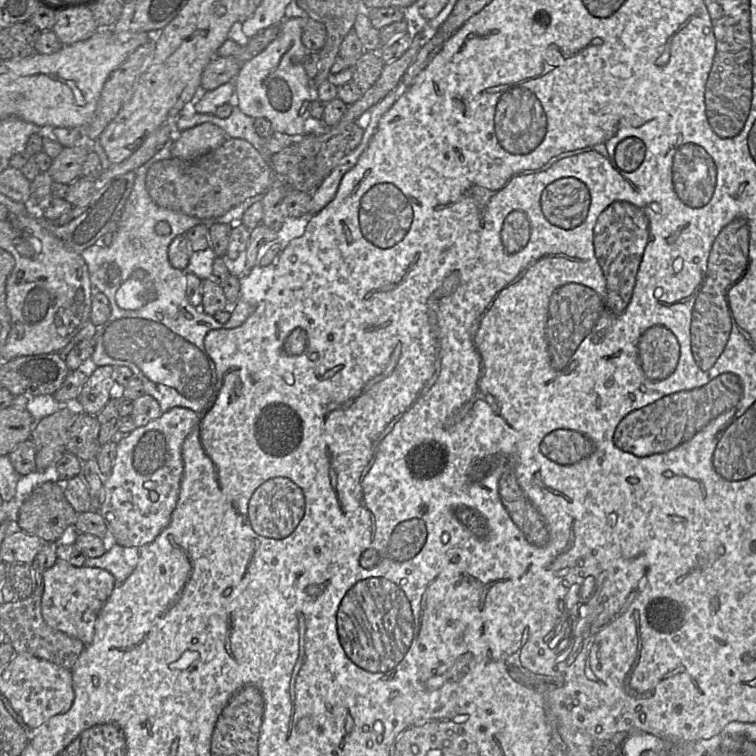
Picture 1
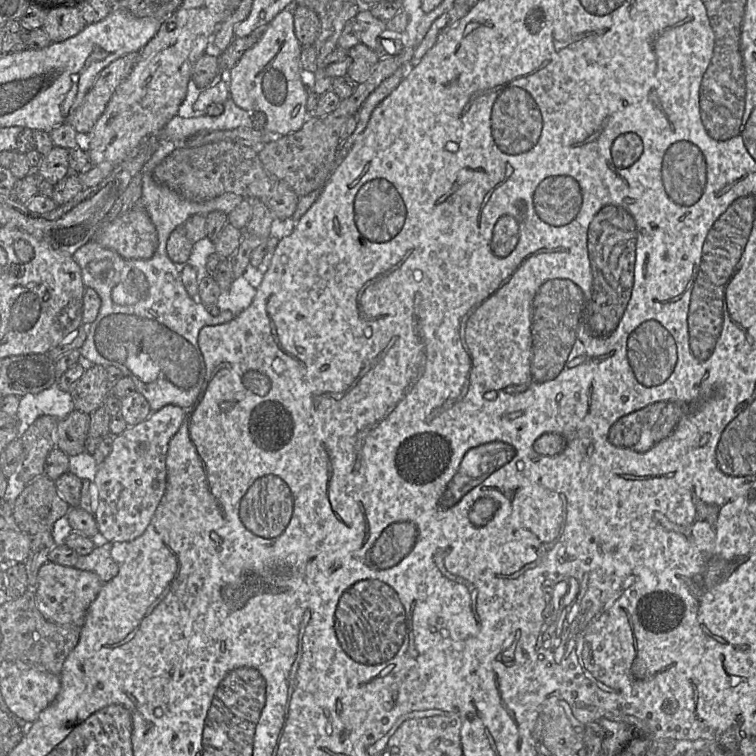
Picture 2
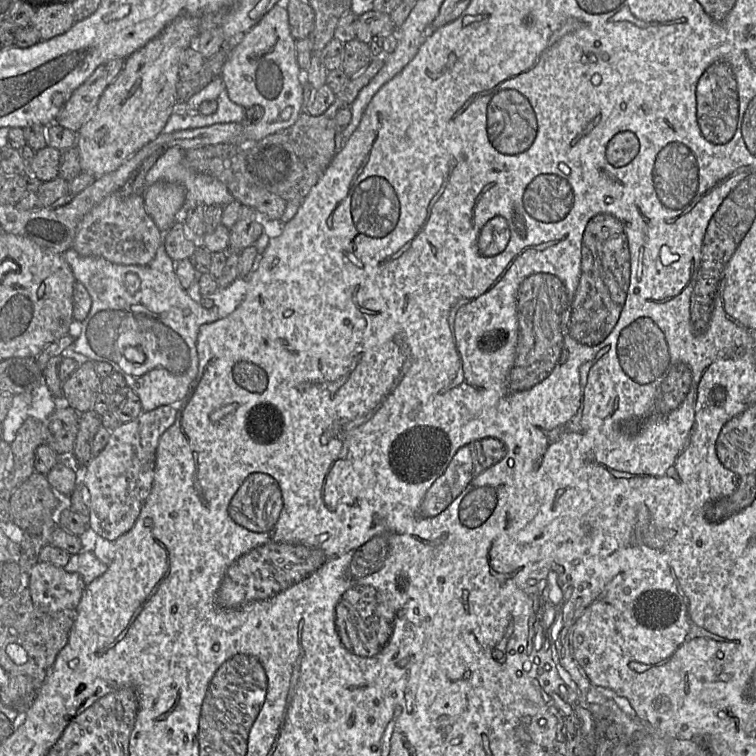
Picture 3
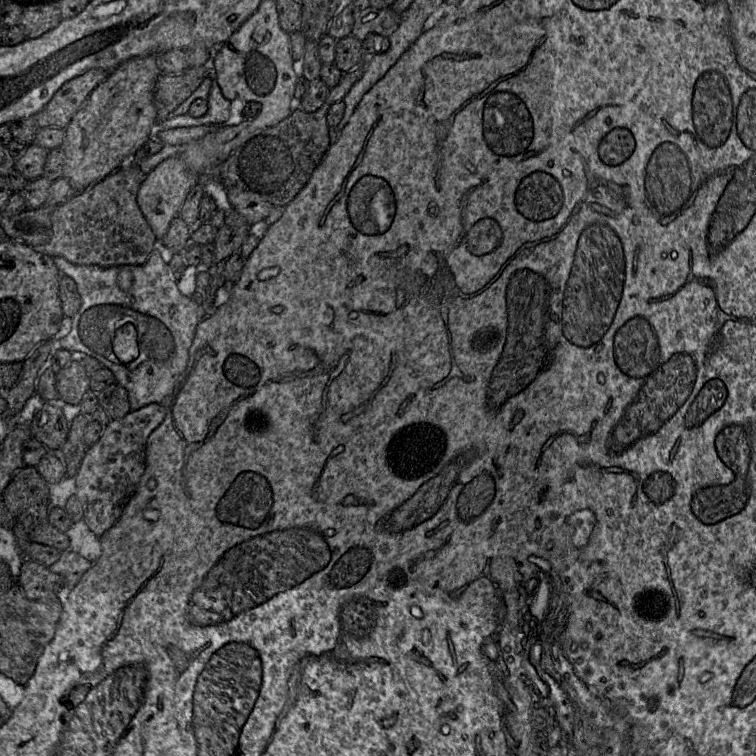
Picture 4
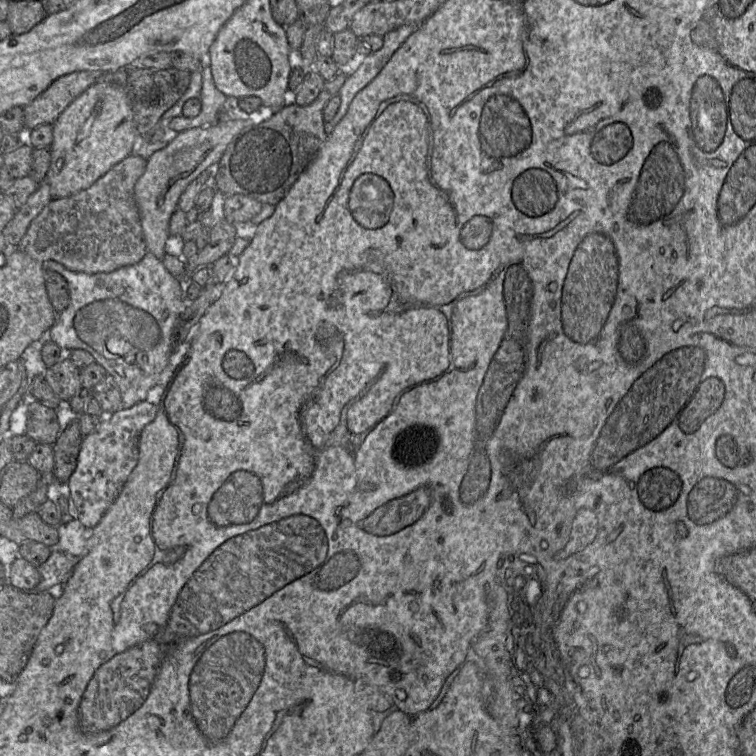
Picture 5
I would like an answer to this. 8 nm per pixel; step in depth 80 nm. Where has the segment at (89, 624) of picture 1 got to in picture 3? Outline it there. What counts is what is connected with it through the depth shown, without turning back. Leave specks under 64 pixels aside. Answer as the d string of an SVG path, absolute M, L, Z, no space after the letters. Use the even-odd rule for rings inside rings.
M39 561L30 572L27 587L39 610L58 612L75 611L86 584L78 573Z

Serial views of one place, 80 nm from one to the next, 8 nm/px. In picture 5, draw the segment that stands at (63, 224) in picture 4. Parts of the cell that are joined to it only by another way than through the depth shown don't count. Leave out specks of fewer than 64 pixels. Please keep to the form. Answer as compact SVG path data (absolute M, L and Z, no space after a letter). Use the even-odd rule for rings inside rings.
M130 154L89 188L65 198L52 199L31 221L16 248L40 263L54 260L70 271L87 274L109 273L123 266L140 262L148 250L134 197L134 187L143 175L146 163L143 157Z

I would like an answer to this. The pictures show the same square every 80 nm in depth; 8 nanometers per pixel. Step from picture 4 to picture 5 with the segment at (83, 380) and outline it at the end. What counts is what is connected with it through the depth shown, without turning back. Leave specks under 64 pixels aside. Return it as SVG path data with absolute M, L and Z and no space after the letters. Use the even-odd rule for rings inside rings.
M66 358L51 367L46 367L42 373L54 393L63 401L69 401L82 389L80 369Z

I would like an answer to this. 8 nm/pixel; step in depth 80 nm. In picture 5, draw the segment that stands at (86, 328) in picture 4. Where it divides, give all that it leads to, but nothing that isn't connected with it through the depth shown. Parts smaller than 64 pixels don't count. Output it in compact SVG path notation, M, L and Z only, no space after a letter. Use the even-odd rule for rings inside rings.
M147 252L143 259L136 264L123 266L109 273L96 274L73 272L54 260L46 260L42 262L42 265L44 269L53 270L54 272L59 273L66 280L70 295L68 306L63 311L57 313L56 321L49 329L46 339L53 341L65 351L82 349L91 354L95 359L95 362L101 365L117 383L121 393L122 407L125 409L131 408L137 403L145 401L149 391L156 385L167 385L170 382L176 371L174 367L169 363L169 358L173 352L173 349L175 348L174 335L176 333L176 326L179 322L181 314L186 308L187 302L193 301L185 300L178 279L171 275L171 273L165 268L163 262L160 259L155 257L152 253Z

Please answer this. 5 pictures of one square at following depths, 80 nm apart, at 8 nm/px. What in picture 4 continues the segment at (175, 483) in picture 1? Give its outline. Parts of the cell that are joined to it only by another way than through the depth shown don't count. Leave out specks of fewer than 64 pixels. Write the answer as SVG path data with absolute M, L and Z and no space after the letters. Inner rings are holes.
M157 403L130 411L121 419L112 419L101 438L87 448L75 476L76 496L83 507L83 520L96 536L100 537L117 522L134 494L146 467L147 441L166 413L166 407Z

